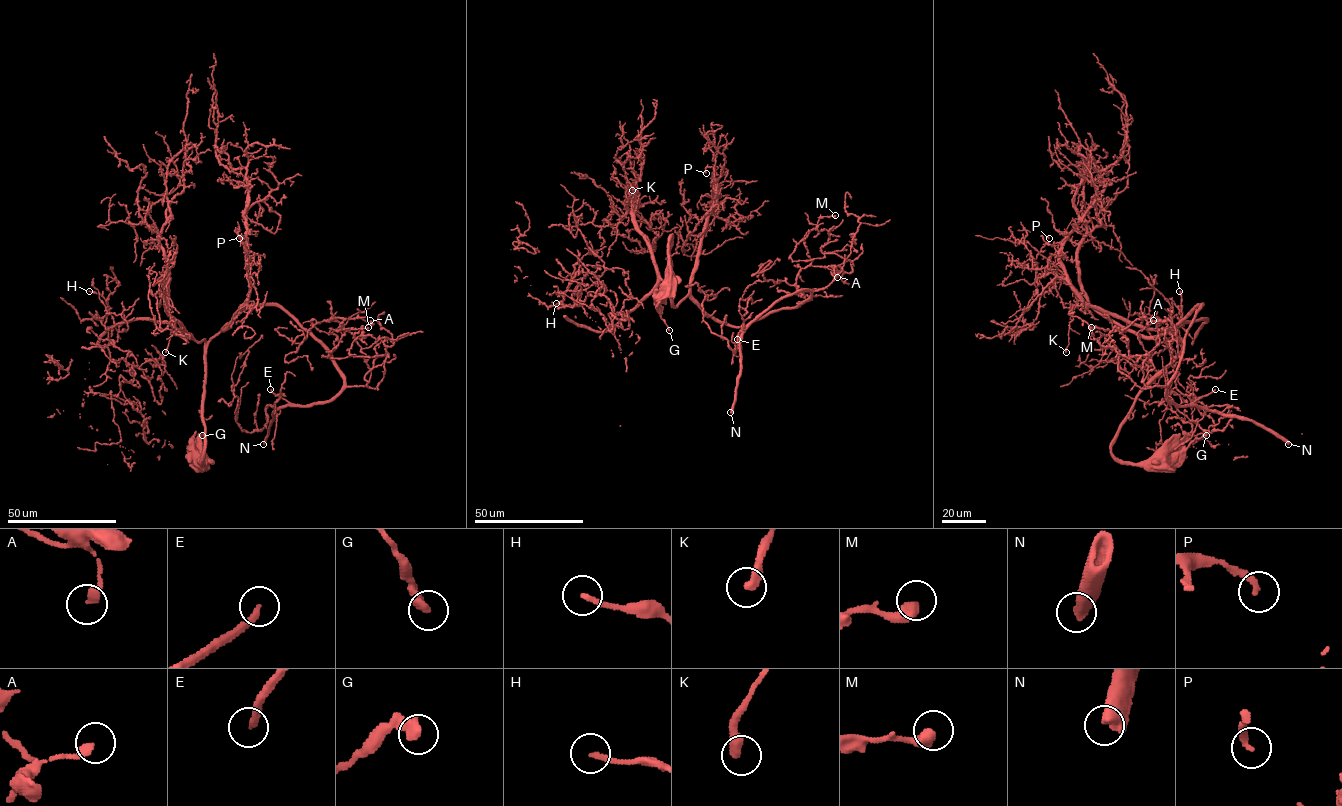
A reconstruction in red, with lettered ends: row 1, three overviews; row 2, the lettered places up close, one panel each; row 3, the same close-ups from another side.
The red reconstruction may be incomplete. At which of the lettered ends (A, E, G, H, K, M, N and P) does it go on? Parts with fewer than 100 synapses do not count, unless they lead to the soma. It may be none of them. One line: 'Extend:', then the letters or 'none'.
Extend: E, N

